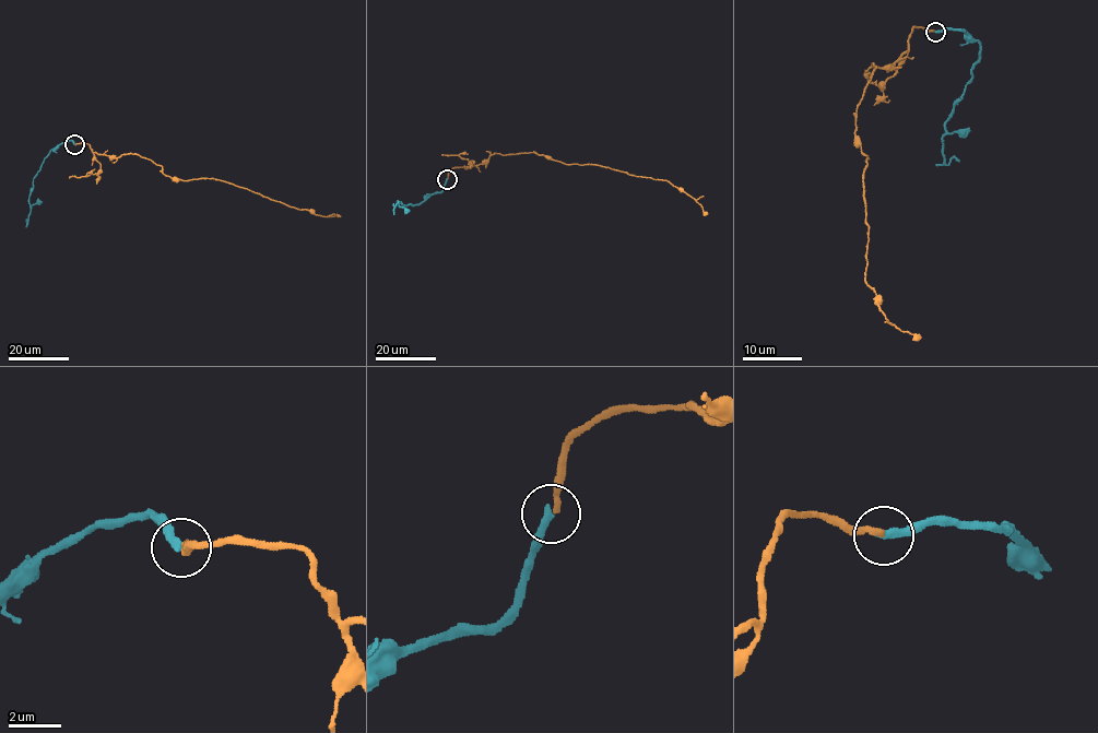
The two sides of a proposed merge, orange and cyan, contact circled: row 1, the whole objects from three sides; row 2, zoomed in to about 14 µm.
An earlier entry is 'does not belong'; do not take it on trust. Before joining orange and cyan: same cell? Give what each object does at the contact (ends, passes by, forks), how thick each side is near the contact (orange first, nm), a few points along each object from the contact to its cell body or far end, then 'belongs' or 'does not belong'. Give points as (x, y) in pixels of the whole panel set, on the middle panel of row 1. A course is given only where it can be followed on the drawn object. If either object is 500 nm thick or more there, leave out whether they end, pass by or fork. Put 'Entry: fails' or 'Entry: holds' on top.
Entry: holds
orange ends; cyan ends; calibres 220 and 320 nm; course orange (447, 179), (455, 167), (477, 165), (496, 153), (535, 152), (566, 164), (666, 180), (707, 214); course cyan (447, 179), (440, 192), (429, 194), (421, 203), (405, 205), (398, 201), (393, 214); does not belong

